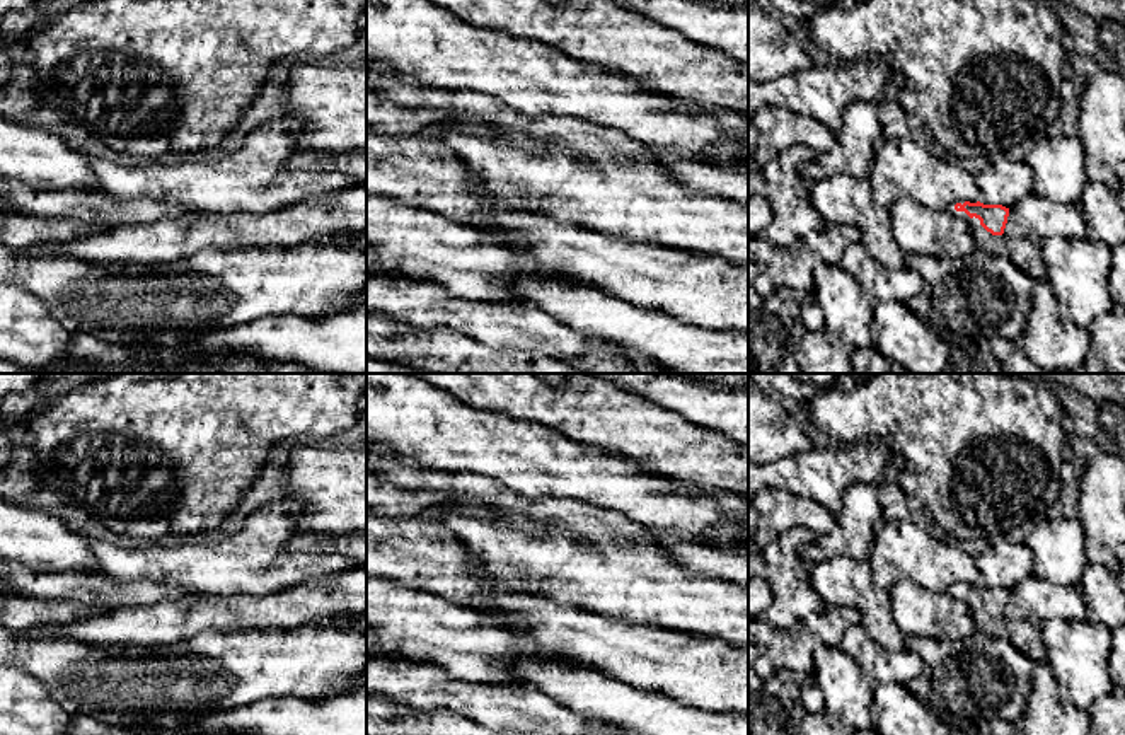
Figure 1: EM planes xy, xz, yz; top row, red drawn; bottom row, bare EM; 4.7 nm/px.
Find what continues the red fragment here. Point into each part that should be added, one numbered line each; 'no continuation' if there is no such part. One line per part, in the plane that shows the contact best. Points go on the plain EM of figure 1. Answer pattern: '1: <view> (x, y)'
1: yz (974, 604)

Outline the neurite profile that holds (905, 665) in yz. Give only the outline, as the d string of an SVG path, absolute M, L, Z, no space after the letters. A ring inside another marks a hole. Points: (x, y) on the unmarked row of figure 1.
M861 624L849 628L839 646L874 682L897 682L909 686L920 675L922 658L909 648L888 653L866 633Z

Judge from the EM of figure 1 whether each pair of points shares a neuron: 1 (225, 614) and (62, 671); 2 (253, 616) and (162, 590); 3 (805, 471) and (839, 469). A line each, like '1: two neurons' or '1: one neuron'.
1: two neurons
2: two neurons
3: one neuron

